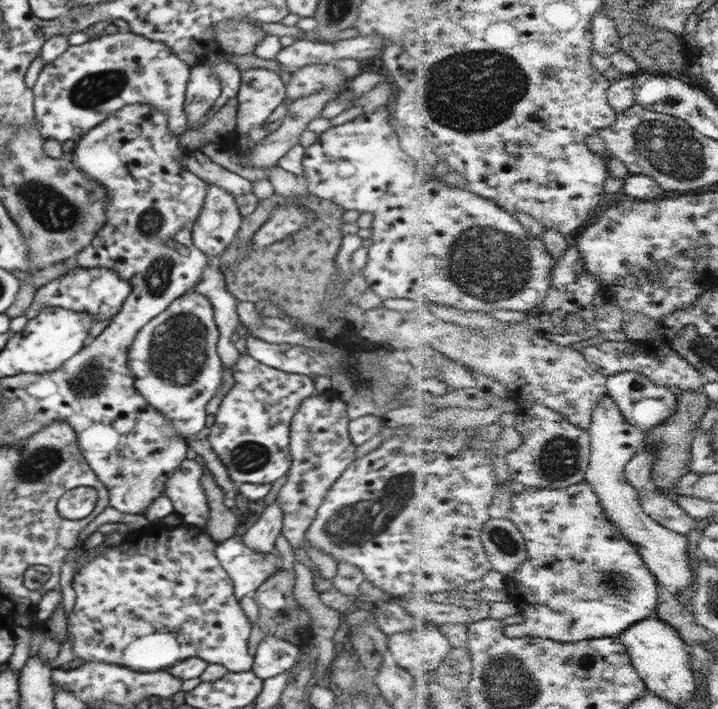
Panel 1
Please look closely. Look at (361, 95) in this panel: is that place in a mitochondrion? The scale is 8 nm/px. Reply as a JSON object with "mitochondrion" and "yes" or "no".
{"mitochondrion":"no"}

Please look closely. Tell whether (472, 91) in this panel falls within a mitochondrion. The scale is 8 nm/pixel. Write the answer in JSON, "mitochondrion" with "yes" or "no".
{"mitochondrion":"yes"}

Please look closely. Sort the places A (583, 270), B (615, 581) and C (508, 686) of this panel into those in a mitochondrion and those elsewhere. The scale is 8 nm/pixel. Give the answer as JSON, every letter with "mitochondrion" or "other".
{"A":"other","B":"mitochondrion","C":"mitochondrion"}

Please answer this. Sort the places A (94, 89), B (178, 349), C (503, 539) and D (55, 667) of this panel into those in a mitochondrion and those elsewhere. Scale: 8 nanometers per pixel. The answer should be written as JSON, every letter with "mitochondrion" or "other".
{"A":"mitochondrion","B":"mitochondrion","C":"mitochondrion","D":"other"}

